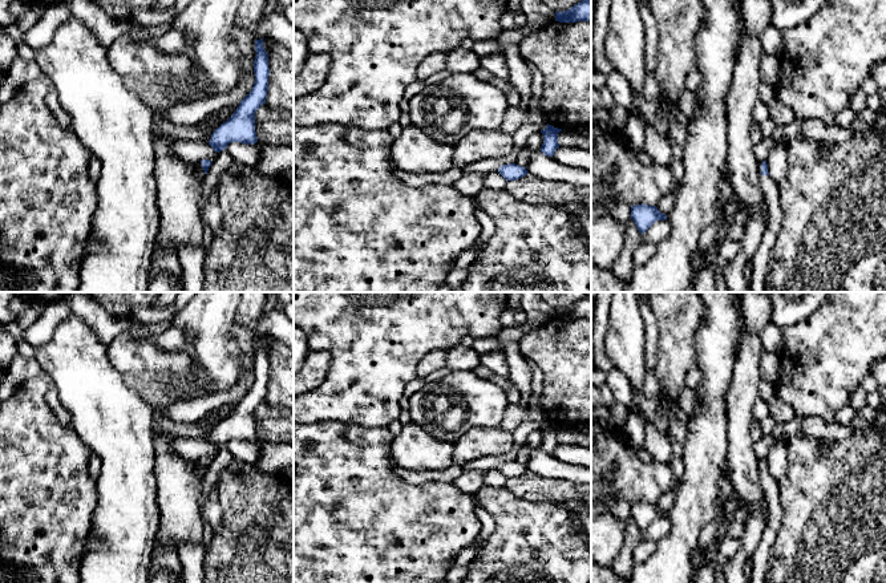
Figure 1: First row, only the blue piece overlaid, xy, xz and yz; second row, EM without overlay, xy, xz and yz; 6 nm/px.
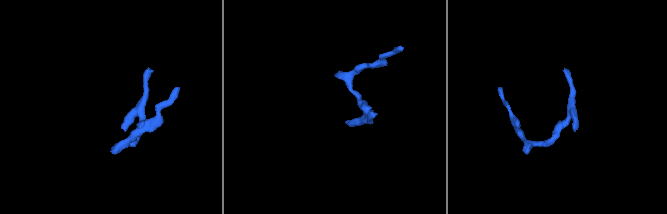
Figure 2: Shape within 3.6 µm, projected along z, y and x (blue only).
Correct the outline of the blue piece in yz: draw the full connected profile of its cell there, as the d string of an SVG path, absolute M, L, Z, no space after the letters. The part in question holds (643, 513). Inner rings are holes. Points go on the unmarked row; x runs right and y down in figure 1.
M635 502L631 503L631 517L635 519L640 531L646 530L656 518L667 518L656 503Z

